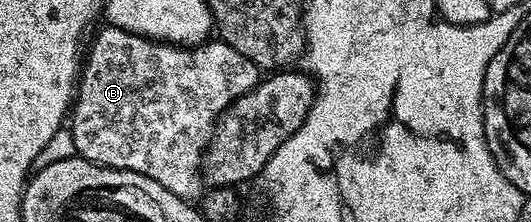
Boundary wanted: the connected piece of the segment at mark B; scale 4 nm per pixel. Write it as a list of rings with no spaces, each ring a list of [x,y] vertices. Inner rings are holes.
[[[104,26],[104,29],[93,38],[92,49],[89,52],[87,49],[86,59],[82,64],[82,75],[78,80],[78,91],[70,109],[70,128],[72,124],[72,144],[76,147],[73,148],[75,155],[81,156],[84,160],[94,162],[98,166],[146,174],[146,178],[154,178],[154,182],[166,186],[166,190],[178,194],[178,198],[189,202],[199,201],[202,193],[205,191],[205,181],[202,179],[204,157],[208,151],[208,145],[211,144],[212,138],[216,134],[216,125],[220,117],[224,115],[226,109],[235,100],[242,98],[252,88],[256,87],[261,79],[262,70],[258,65],[250,62],[250,58],[238,54],[238,50],[234,50],[219,38],[212,38],[205,43],[195,46],[181,46],[179,44],[163,44],[160,40],[149,40],[147,36],[130,34],[121,28]]]

